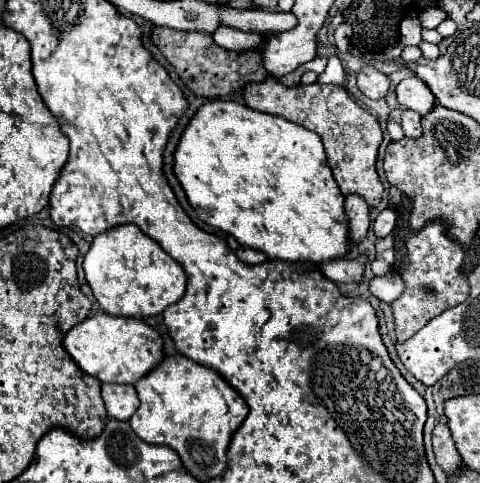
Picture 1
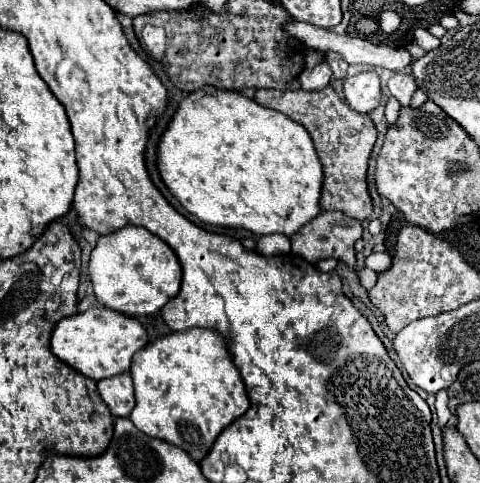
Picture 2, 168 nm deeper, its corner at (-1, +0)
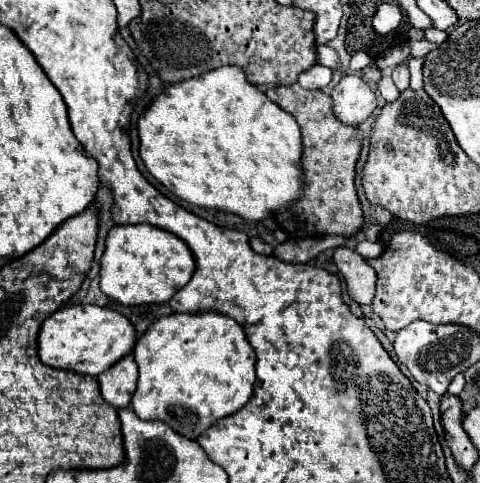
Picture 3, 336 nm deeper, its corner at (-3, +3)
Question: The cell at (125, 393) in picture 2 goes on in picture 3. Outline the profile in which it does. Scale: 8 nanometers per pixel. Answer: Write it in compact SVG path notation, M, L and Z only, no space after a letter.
M129 354L129 358L123 358L117 366L111 366L107 372L99 374L97 380L105 402L109 402L117 410L127 408L137 388L137 364L133 360L133 354Z

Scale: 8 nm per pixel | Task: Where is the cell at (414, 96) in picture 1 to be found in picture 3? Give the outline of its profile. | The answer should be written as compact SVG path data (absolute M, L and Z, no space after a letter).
M403 64L395 66L395 70L393 70L393 82L395 82L395 86L397 86L401 92L407 90L407 88L409 88L409 68L403 66Z

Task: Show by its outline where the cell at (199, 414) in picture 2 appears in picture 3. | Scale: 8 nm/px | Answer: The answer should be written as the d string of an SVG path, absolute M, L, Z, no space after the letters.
M217 312L171 314L159 318L137 340L133 356L139 366L139 382L131 400L133 412L141 420L161 420L189 440L197 440L217 420L241 410L253 394L255 352L249 342L245 342L241 326Z

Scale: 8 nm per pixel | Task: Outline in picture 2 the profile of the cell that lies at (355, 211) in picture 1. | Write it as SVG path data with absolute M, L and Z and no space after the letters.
M329 211L329 213L321 213L319 217L313 217L307 225L303 225L303 229L299 229L299 233L295 233L291 237L291 251L295 255L301 255L303 259L307 259L309 263L317 263L321 259L337 259L337 261L343 261L349 269L355 271L359 283L365 287L365 289L371 289L377 281L377 273L363 267L363 269L355 269L355 241L361 239L361 223L357 219L351 219L347 217L345 213L339 213L339 211Z

